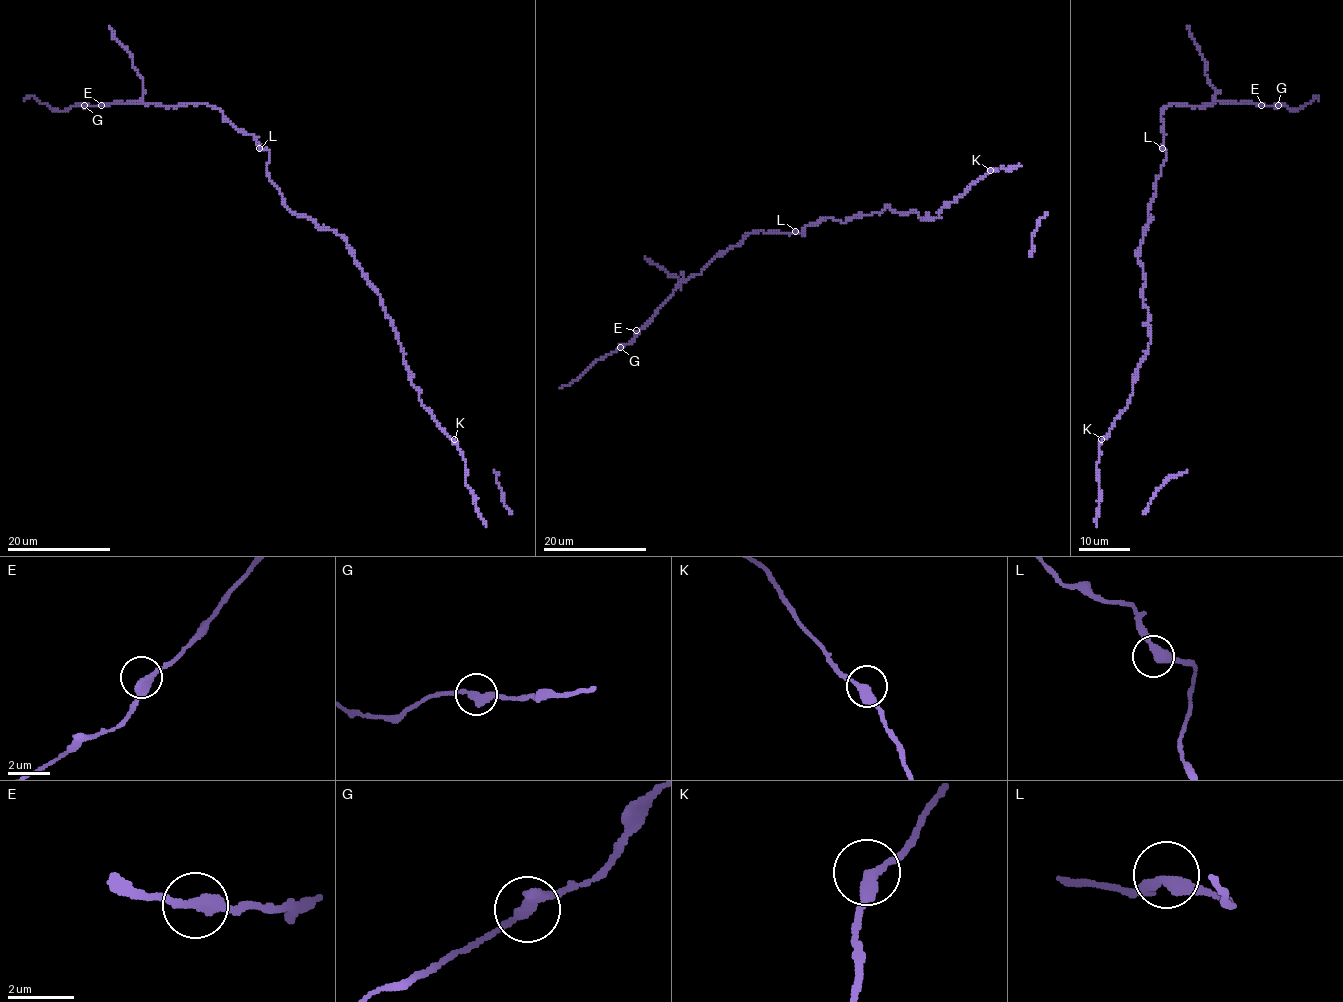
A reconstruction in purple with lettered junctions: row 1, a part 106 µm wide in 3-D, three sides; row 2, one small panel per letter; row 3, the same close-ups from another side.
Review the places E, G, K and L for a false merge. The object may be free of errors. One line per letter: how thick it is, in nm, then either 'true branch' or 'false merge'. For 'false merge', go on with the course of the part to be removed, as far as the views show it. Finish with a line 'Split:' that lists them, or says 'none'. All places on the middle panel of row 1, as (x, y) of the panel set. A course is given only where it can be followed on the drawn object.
E: 360 nm | true branch
G: 360 nm | false merge | (619, 347), (598, 359), (579, 378), (559, 388)
K: 360 nm | true branch
L: 360 nm | true branch
Split: G

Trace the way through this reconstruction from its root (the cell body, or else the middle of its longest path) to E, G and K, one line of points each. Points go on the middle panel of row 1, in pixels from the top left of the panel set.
E: (879, 213), (845, 222), (823, 218), (804, 227), (805, 236), (751, 232), (699, 274), (684, 279), (636, 330)
G: (879, 213), (845, 222), (823, 218), (804, 227), (805, 236), (748, 234), (684, 279), (619, 347)
K: (879, 213), (885, 208), (902, 214), (914, 210), (921, 218), (933, 219), (943, 204), (955, 201), (990, 170)

